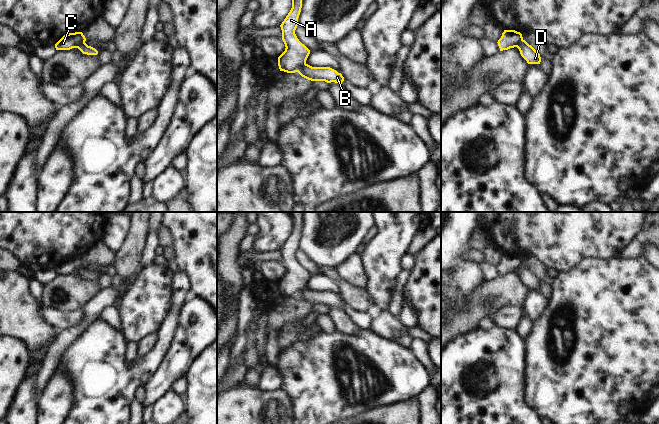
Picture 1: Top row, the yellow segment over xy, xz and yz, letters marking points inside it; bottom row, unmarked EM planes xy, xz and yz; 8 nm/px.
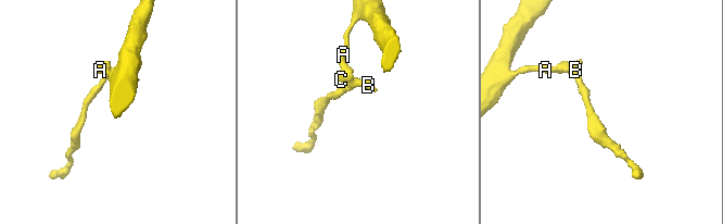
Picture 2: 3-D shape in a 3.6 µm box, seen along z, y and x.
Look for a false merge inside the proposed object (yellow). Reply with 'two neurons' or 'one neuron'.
two neurons

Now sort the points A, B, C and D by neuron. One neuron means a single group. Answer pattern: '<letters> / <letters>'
A C / B D

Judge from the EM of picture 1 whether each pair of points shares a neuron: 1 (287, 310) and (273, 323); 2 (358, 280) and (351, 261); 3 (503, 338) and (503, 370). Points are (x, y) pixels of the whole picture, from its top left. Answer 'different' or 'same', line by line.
1: same
2: same
3: same

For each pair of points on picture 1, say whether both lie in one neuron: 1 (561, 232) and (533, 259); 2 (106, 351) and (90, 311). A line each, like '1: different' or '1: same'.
1: different
2: different

